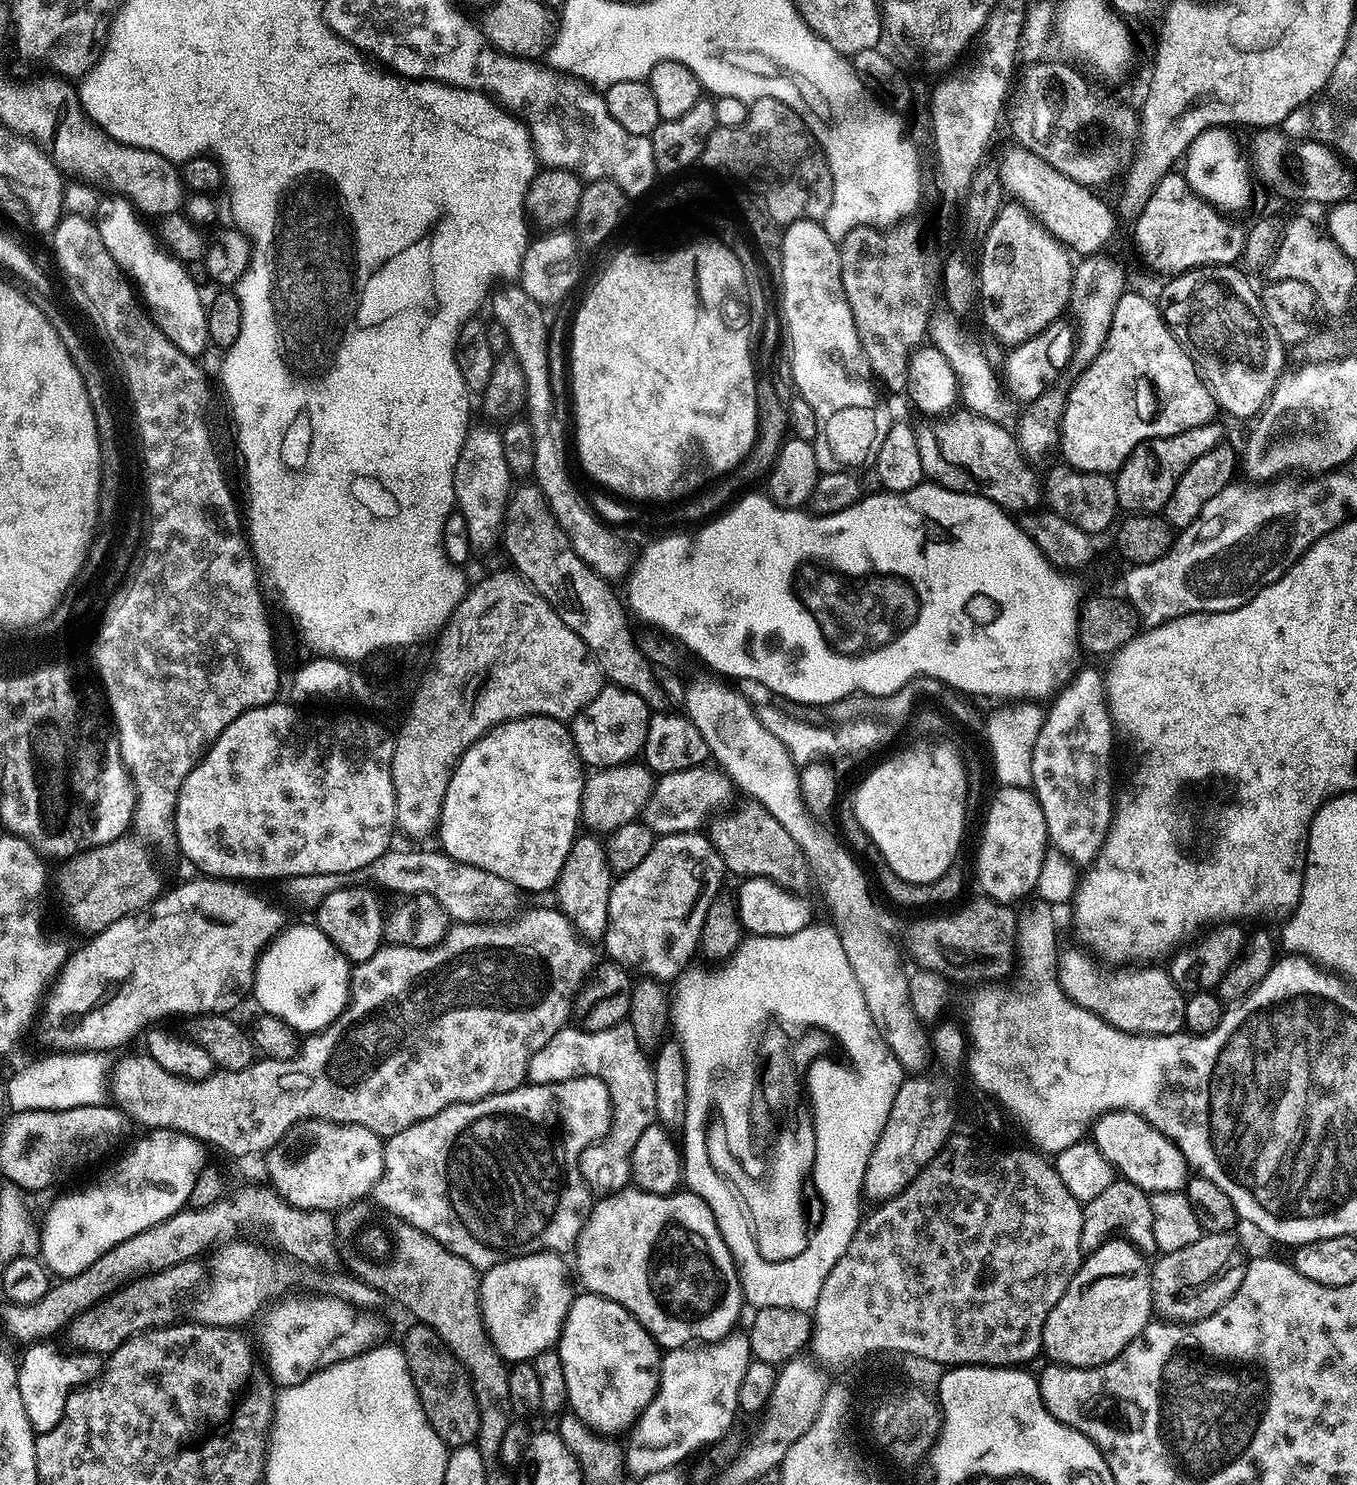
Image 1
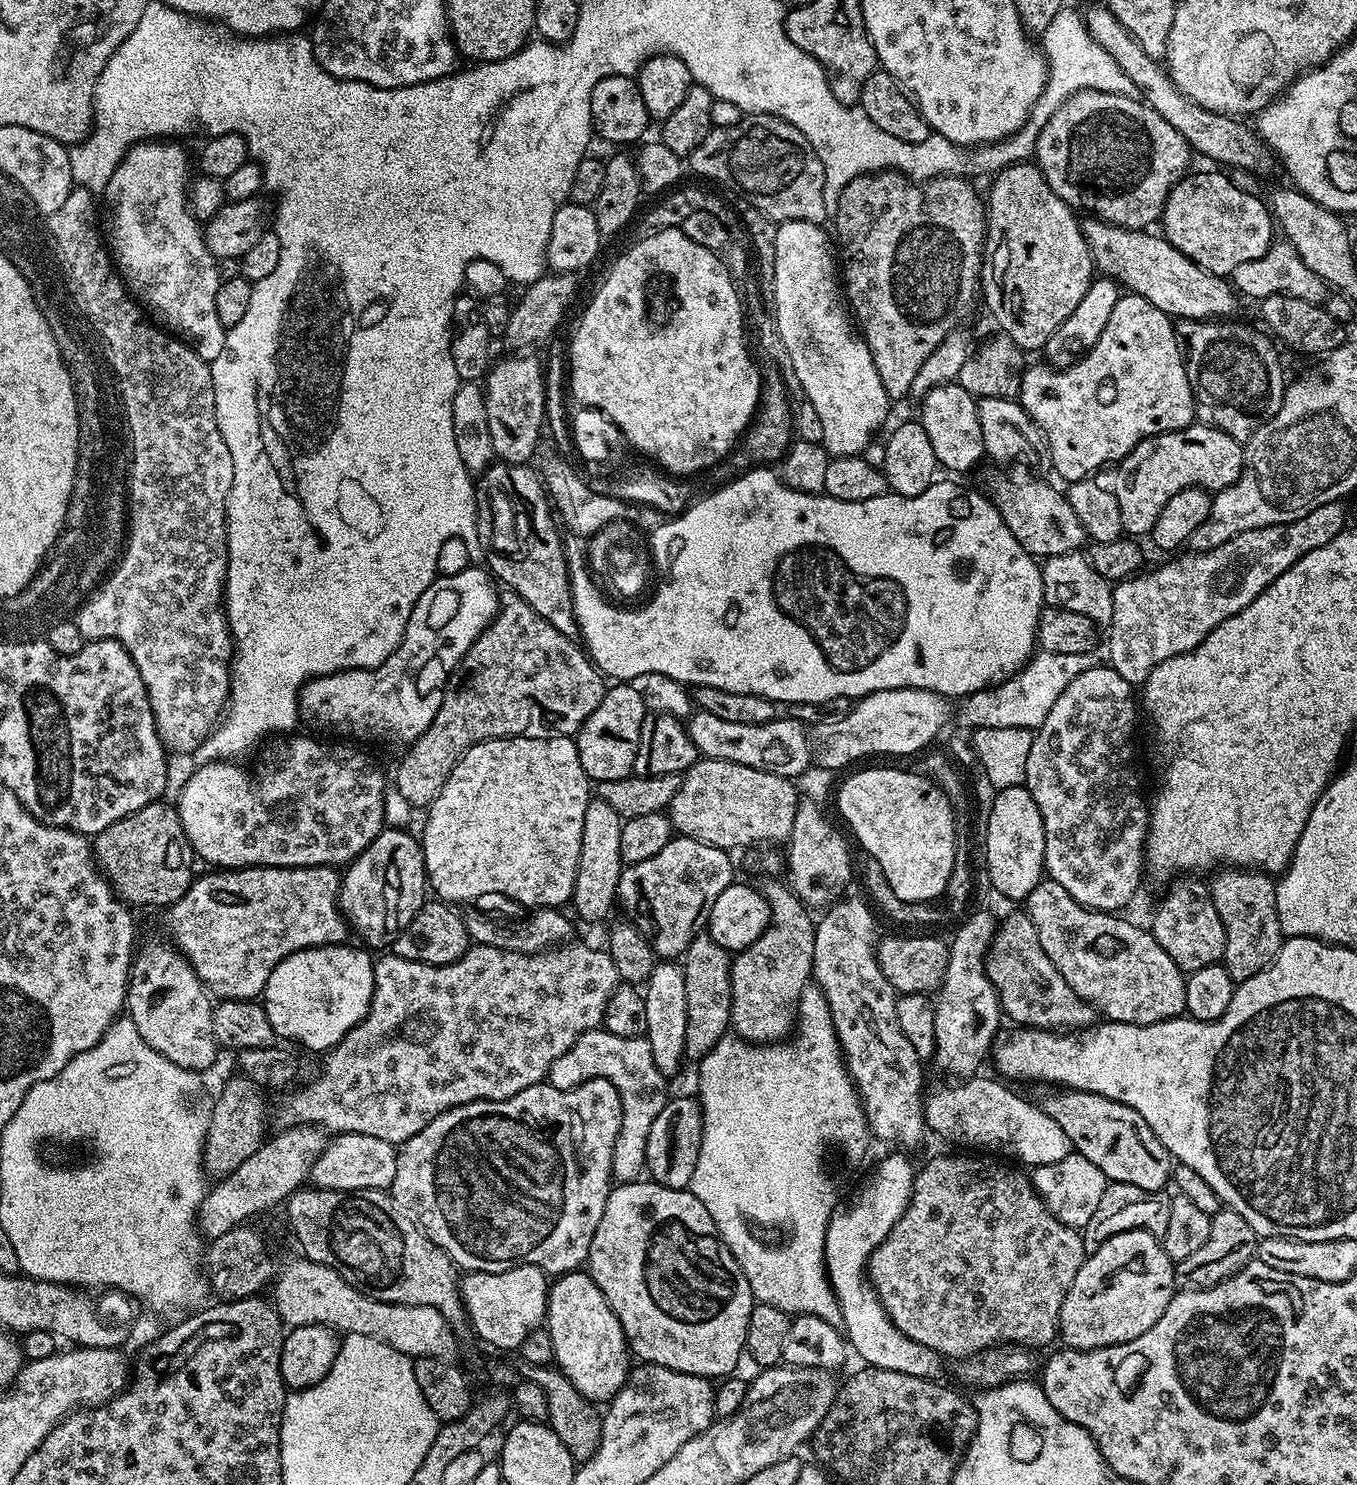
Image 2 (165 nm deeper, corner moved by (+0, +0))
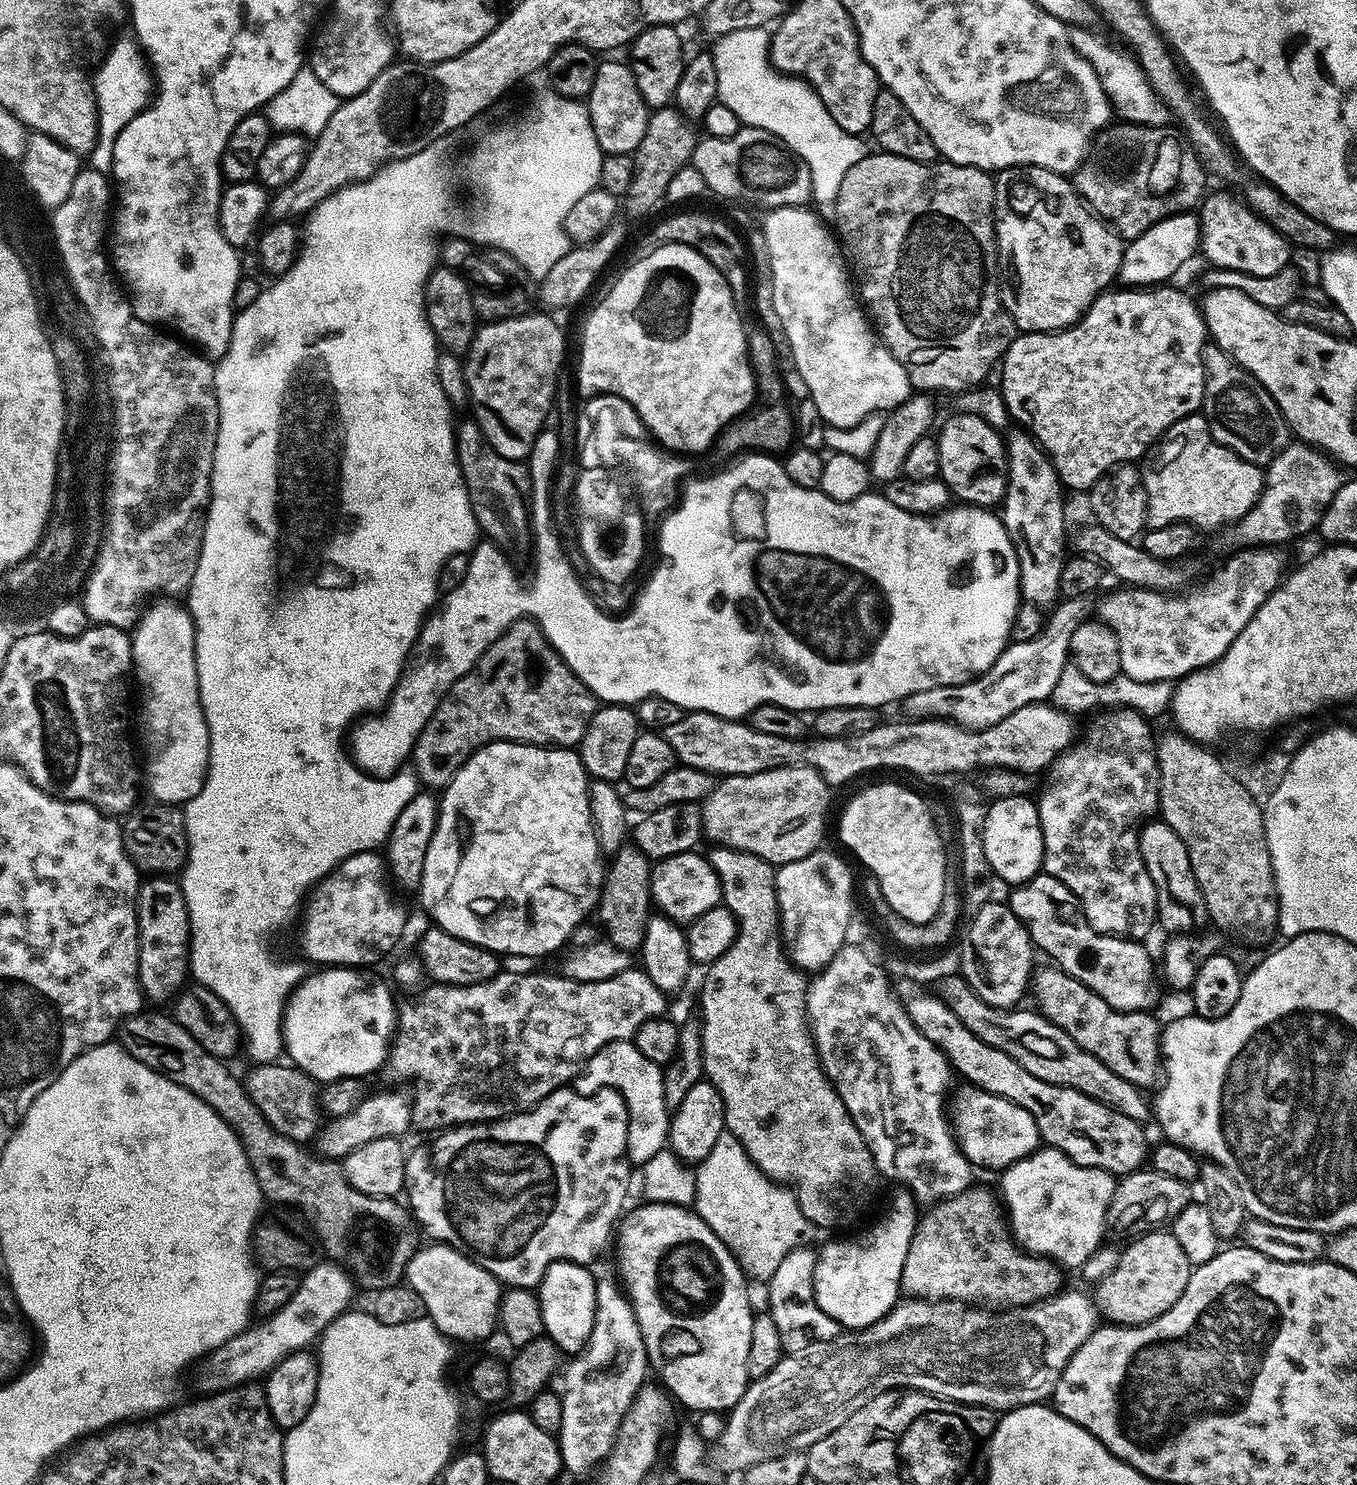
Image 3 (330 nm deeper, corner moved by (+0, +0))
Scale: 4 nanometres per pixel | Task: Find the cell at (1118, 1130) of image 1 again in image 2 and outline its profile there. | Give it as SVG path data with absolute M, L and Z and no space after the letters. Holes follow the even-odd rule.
M1053 1092L1056 1093L1042 1101L1044 1112L1062 1126L1071 1147L1088 1158L1109 1181L1138 1186L1153 1194L1159 1193L1164 1183L1169 1183L1173 1175L1173 1157L1154 1130L1146 1126L1146 1118L1142 1118L1138 1110L1093 1092Z

